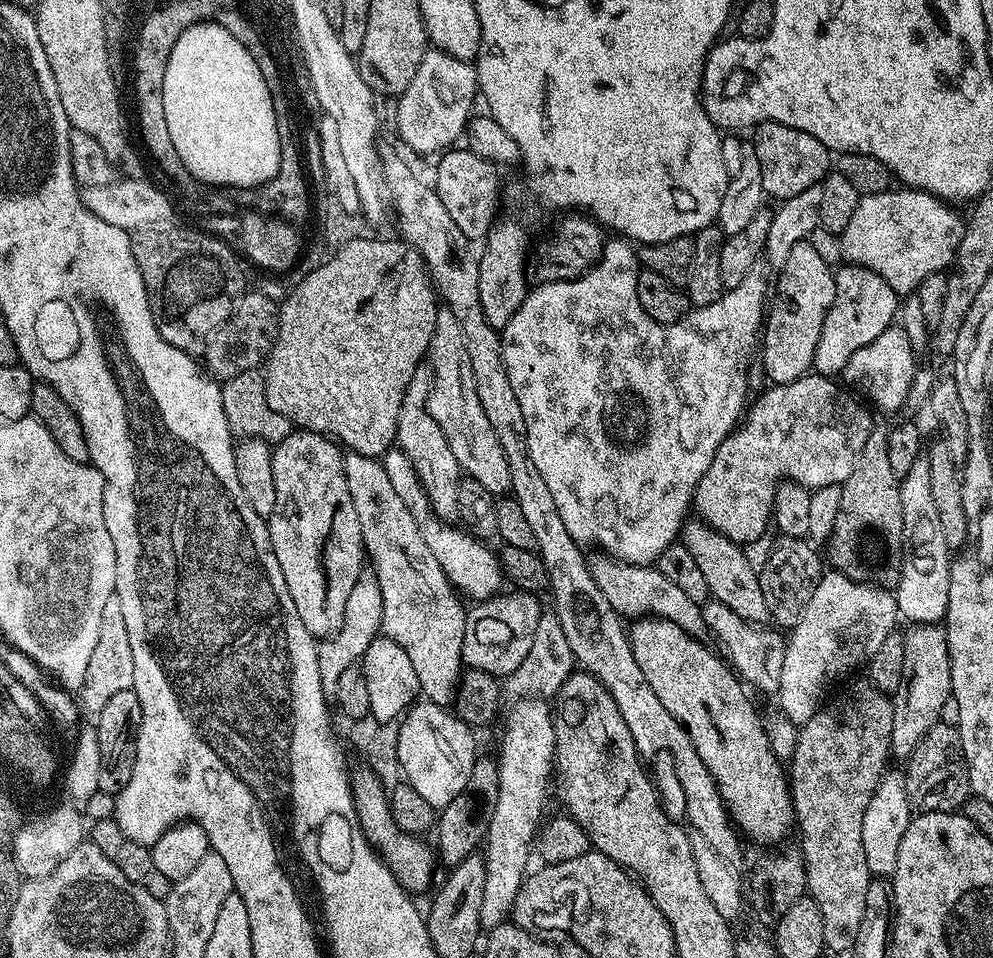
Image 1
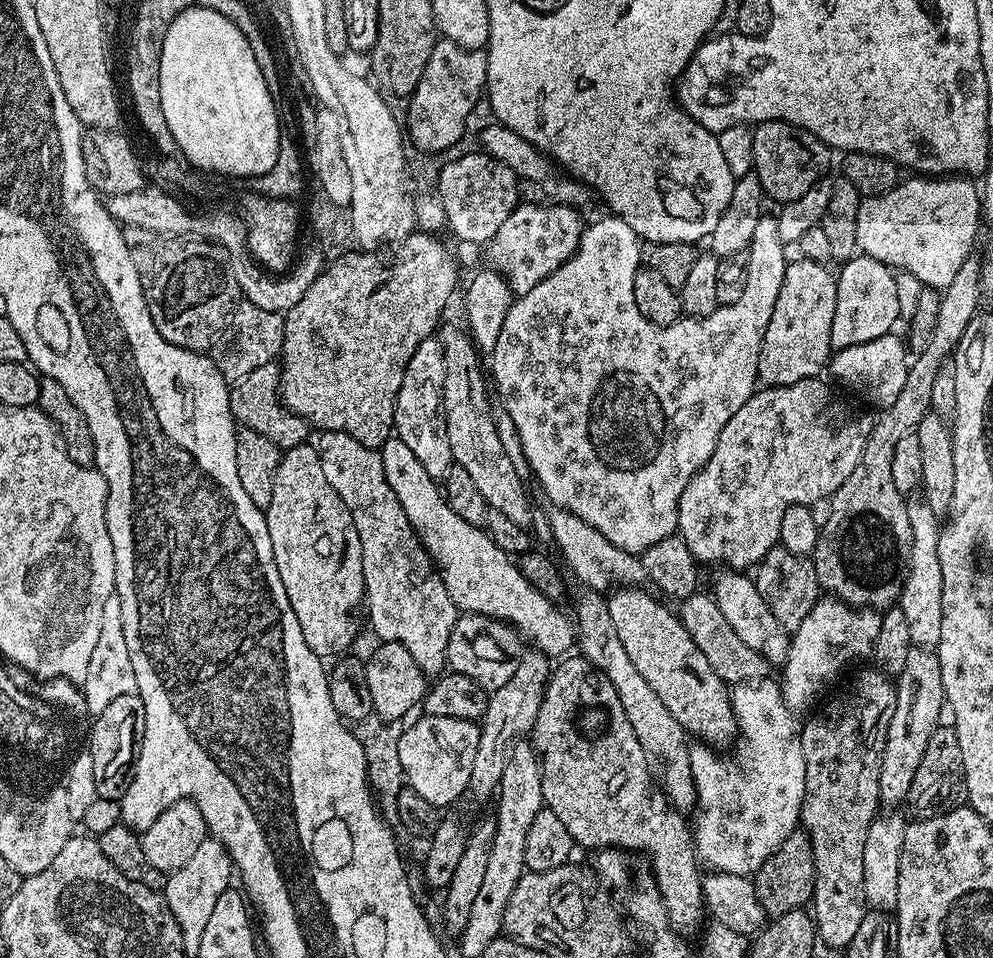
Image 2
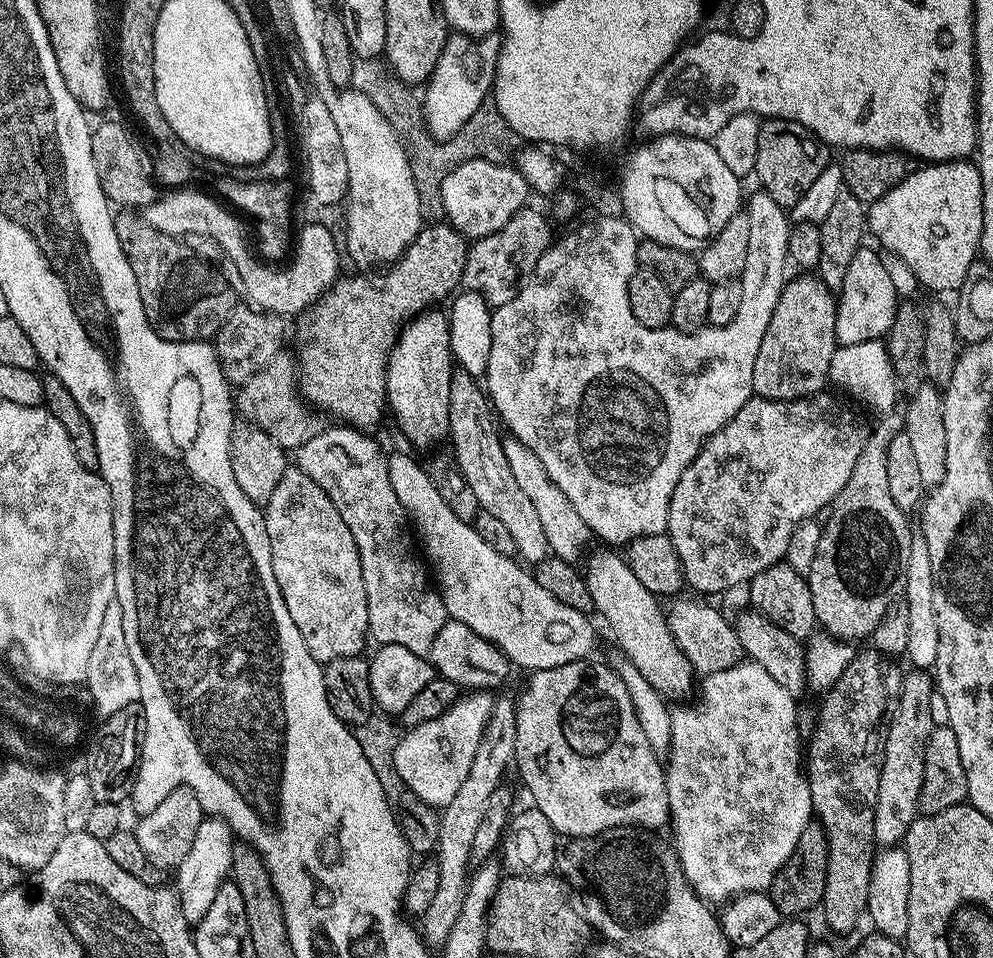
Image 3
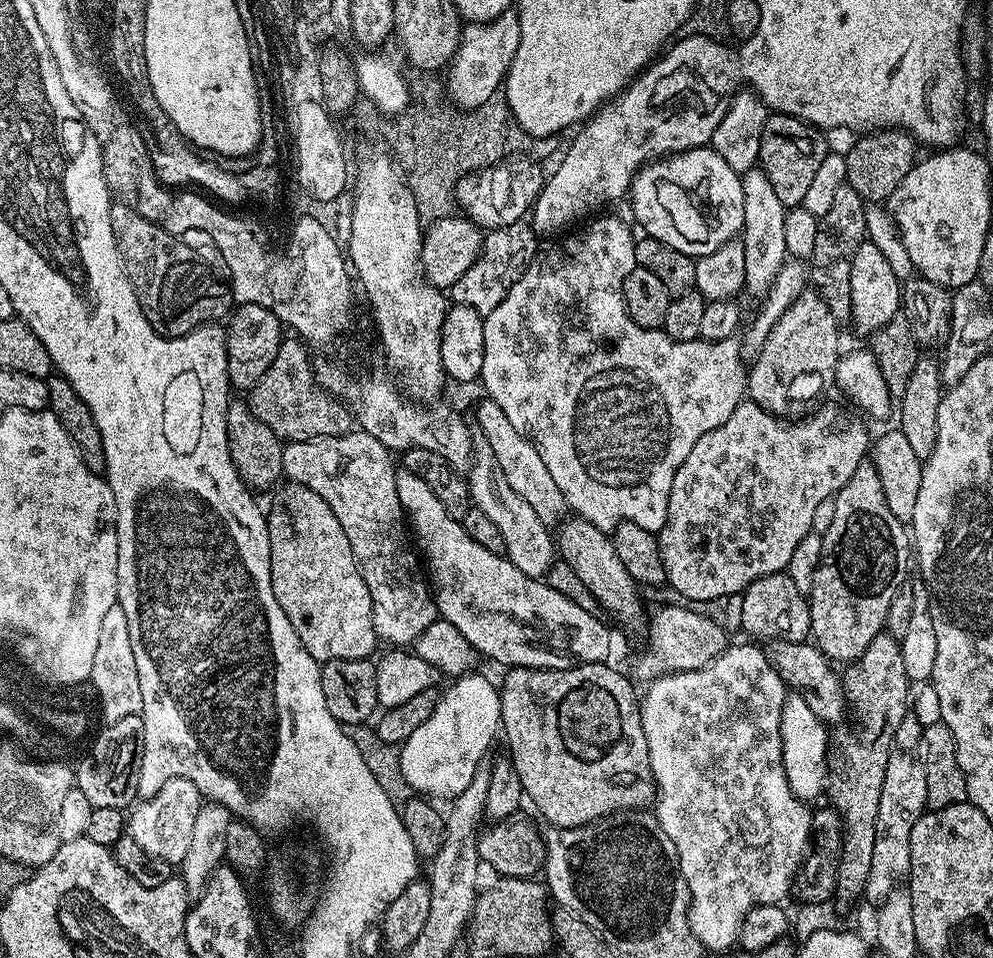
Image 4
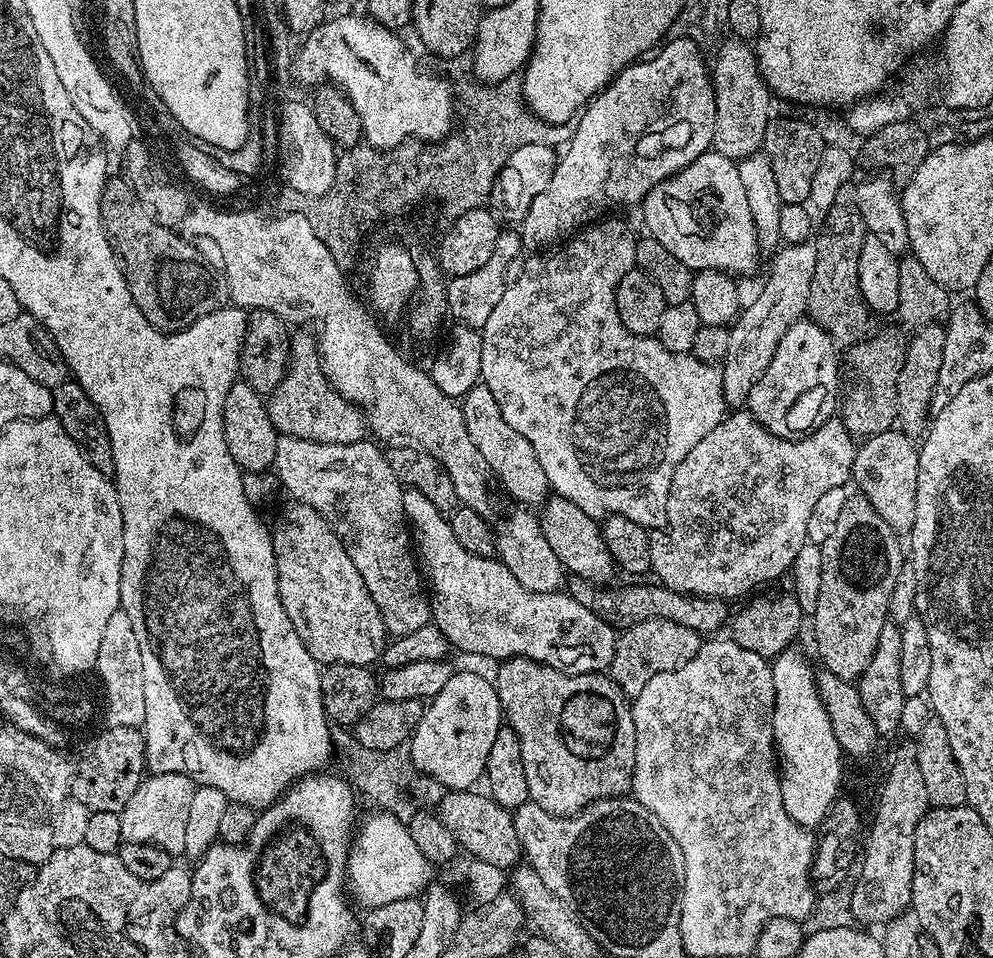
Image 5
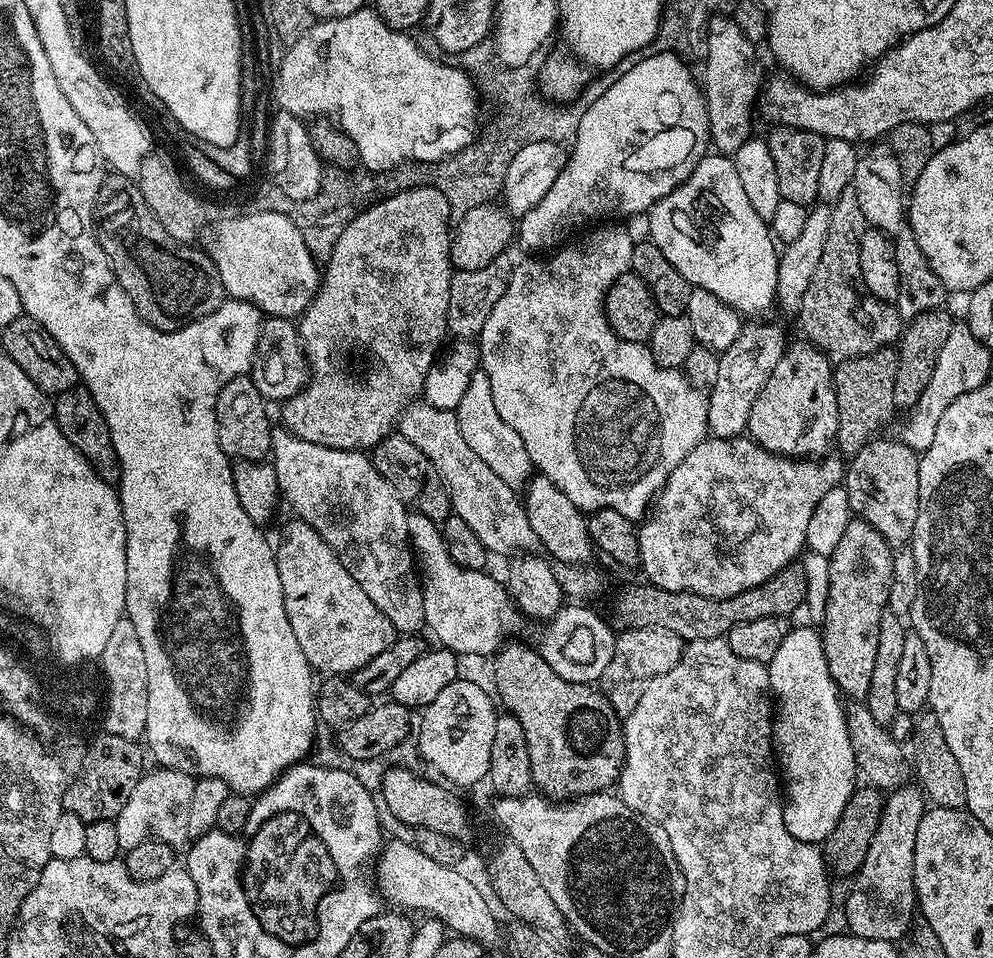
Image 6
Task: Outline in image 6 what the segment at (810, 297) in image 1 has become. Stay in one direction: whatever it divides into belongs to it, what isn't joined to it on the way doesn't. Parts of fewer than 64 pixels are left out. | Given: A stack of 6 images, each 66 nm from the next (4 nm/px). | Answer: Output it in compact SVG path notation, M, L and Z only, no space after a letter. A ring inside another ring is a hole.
M807 342L799 343L793 348L791 345L785 351L778 366L774 366L774 374L766 378L766 386L762 386L758 398L754 398L746 432L751 439L763 446L767 452L774 453L775 456L820 458L833 447L838 430L838 402L836 388L832 384L834 368L820 349L812 347Z

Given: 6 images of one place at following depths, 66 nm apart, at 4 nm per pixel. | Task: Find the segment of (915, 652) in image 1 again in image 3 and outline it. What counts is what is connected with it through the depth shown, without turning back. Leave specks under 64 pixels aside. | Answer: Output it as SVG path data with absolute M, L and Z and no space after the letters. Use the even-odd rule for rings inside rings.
M908 670L904 672L902 694L898 698L898 710L886 734L882 774L878 778L878 798L874 810L874 834L877 845L899 845L904 835L908 833L908 827L918 818L924 751L934 727L932 696L934 700L934 680L927 671Z

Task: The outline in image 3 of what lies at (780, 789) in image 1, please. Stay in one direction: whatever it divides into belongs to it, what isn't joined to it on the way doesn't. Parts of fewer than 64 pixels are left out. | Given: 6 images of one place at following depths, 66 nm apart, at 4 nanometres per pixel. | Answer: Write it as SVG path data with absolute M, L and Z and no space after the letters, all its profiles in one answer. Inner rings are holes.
M608 546L601 547L601 549L601 552L594 553L589 558L588 565L582 568L582 575L590 590L595 615L600 615L608 623L608 628L612 631L617 646L624 651L621 652L623 659L629 660L638 670L638 674L642 674L642 678L646 678L646 682L650 682L650 686L654 686L656 692L665 698L686 695L692 688L694 669L686 658L686 654L682 654L678 642L674 642L674 634L668 625L666 608L661 597L646 590L646 586L642 586L642 582L638 582L638 577L634 575L634 570L630 570L627 559L621 553L620 556L616 553L619 551Z

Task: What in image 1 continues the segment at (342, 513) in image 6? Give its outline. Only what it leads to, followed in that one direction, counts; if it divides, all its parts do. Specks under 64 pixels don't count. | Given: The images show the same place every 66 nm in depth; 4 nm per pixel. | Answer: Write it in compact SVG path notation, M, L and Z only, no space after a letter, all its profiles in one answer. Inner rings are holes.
M348 452L344 456L344 473L354 510L358 514L364 550L370 557L370 568L371 564L373 568L371 571L382 590L380 626L383 635L389 636L391 640L398 642L398 646L402 646L402 650L406 650L410 663L414 666L414 674L418 674L423 699L441 706L451 705L456 685L460 683L462 675L465 605L460 605L461 597L446 578L442 566L438 566L438 558L430 554L430 546L426 546L426 538L422 538L422 530L418 530L414 514L410 514L410 510L406 510L402 503L402 498L394 494L394 486L390 486L390 478L386 478L383 463L375 456Z

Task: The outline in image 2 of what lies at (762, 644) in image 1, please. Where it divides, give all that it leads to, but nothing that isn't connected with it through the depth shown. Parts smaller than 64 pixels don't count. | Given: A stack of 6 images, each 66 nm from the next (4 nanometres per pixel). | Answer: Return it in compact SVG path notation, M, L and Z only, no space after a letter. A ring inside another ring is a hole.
M697 590L691 596L686 597L679 605L678 615L681 622L686 626L690 638L694 640L694 646L706 654L706 662L721 676L729 685L735 686L741 682L755 682L765 679L769 675L770 665L767 660L746 646L734 630L730 630L730 622L722 618L722 610L718 610L715 600L711 595L702 594L703 591Z

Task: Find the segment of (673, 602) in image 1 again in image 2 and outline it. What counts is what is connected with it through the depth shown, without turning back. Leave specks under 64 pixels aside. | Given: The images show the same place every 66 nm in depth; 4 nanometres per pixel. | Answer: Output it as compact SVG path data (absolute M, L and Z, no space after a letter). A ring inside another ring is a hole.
M553 507L551 511L547 513L547 517L552 540L564 555L563 563L566 566L568 563L577 578L584 583L585 589L604 594L613 586L640 586L645 583L644 567L639 555L614 546L606 537L598 534L594 526L582 522L582 518L578 518L573 512L558 507Z

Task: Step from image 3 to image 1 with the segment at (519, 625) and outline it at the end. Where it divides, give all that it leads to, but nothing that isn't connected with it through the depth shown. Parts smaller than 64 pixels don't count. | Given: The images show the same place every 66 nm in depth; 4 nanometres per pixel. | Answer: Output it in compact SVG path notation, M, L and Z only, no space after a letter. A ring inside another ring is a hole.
M393 446L384 453L382 463L386 470L386 478L390 478L390 486L394 486L394 494L402 498L402 503L410 514L414 514L414 522L418 522L418 530L422 530L422 538L426 538L426 546L430 546L430 554L438 558L438 566L446 574L446 578L465 597L473 596L473 601L490 600L501 591L502 573L500 561L495 551L491 552L483 539L477 539L469 531L448 522L441 522L432 514L425 500L424 488L406 456L399 446ZM456 527L456 528L452 528ZM465 592L465 593L464 593Z

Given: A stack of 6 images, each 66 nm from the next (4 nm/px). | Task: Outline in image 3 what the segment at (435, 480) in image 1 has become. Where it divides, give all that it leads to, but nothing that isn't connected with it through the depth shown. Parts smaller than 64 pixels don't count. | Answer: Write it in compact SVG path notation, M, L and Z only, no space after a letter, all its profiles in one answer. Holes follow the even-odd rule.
M425 310L419 316L413 316L399 329L396 343L388 355L387 366L387 407L396 418L397 424L405 436L416 446L426 448L432 445L441 434L447 433L449 428L449 400L450 386L454 361L450 346L449 317L440 310Z

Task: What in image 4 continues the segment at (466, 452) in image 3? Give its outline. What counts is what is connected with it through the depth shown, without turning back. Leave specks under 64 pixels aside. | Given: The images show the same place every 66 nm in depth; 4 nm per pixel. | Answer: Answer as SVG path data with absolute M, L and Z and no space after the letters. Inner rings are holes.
M483 438L475 441L475 453L472 457L472 465L466 472L466 481L471 496L471 503L482 514L487 514L490 522L498 526L502 534L502 542L506 542L504 555L522 574L535 576L537 578L547 577L550 566L556 563L558 553L556 551L556 542L549 525L538 518L538 514L531 508L530 502L526 498L516 493L506 482L506 474L502 474L502 466L498 466L498 458L494 458L494 450Z

